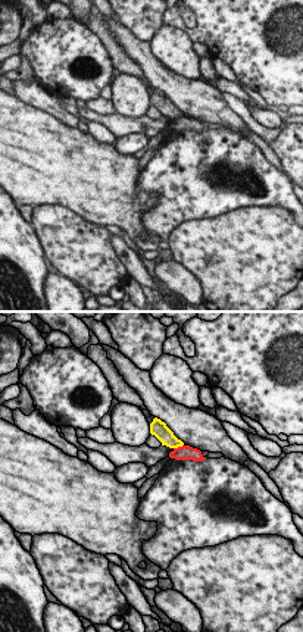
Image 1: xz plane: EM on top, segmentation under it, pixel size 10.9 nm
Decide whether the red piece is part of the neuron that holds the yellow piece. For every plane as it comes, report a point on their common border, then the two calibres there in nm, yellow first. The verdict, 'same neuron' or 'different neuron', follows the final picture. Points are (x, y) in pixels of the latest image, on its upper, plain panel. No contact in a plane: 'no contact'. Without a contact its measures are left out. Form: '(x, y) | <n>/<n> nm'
(178, 116) | 180/160 nm

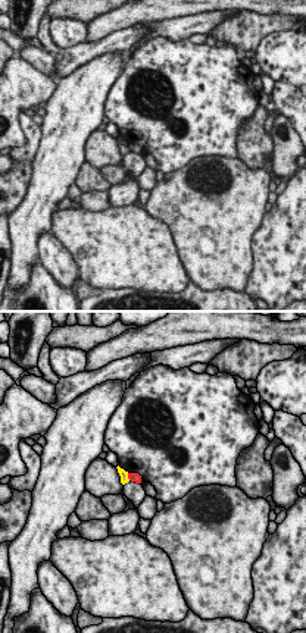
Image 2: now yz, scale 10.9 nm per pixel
(127, 147) | 100/100 nm

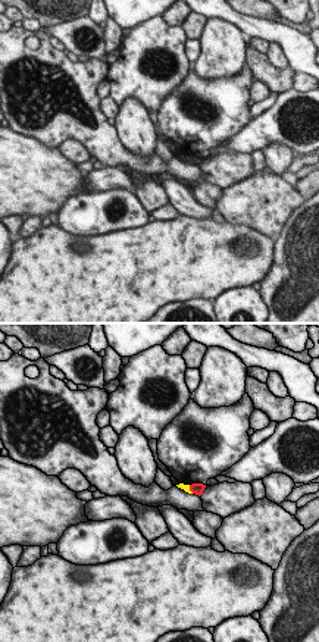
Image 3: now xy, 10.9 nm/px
(188, 160) | 70/130 nm

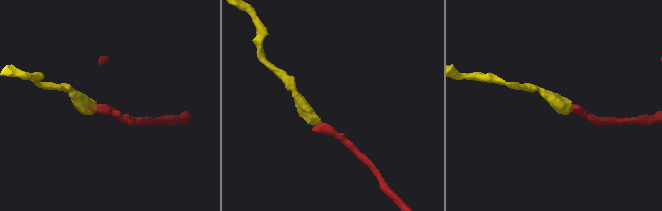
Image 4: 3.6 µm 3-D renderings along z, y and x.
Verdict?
different neuron

